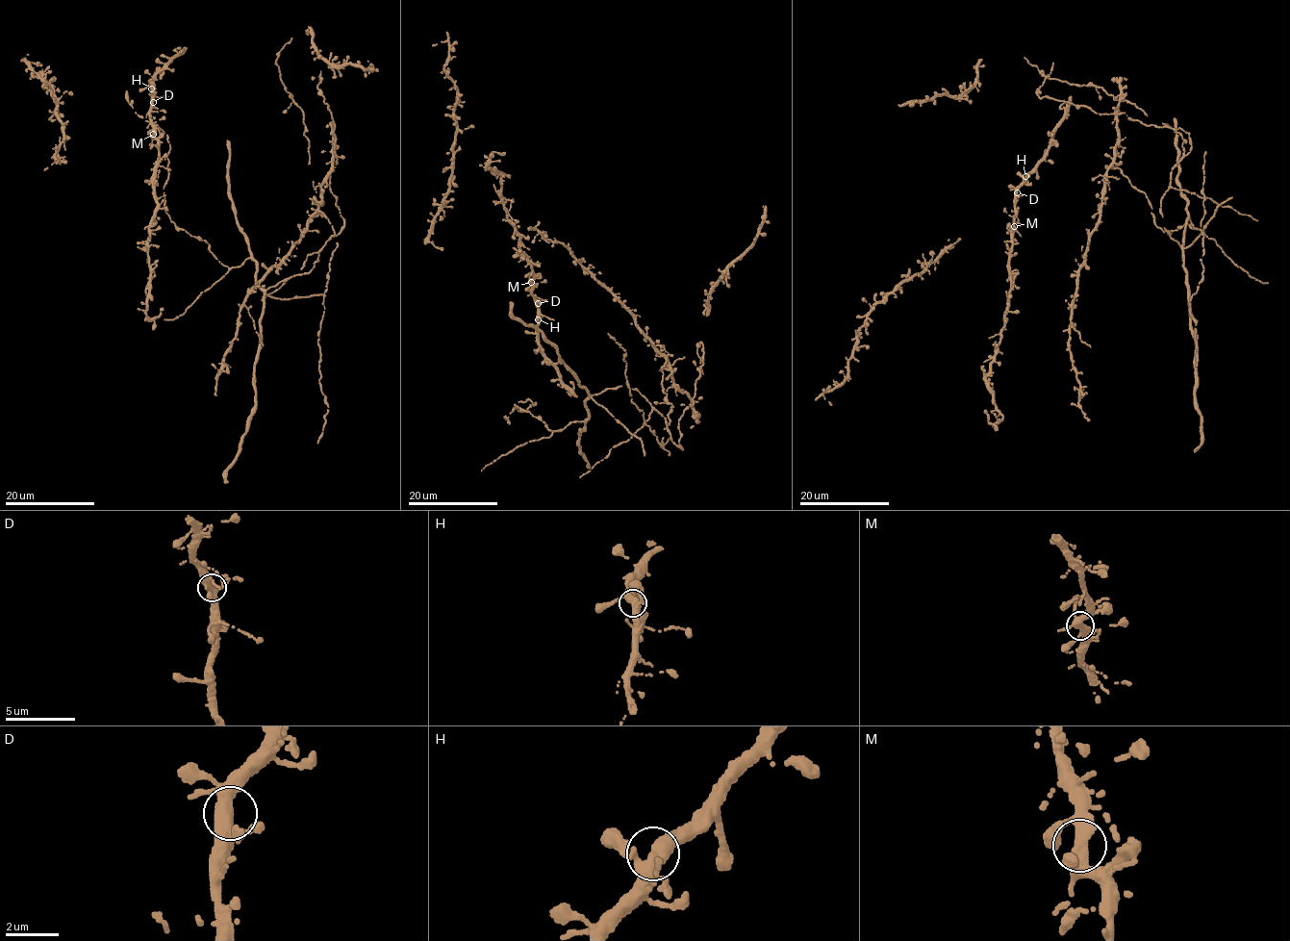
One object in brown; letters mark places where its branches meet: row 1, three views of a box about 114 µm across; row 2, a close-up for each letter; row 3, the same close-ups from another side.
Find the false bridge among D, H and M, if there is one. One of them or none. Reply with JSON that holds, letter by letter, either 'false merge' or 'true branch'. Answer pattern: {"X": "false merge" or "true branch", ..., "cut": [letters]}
{"D": "true branch", "H": "true branch", "M": "true branch", "cut": []}

